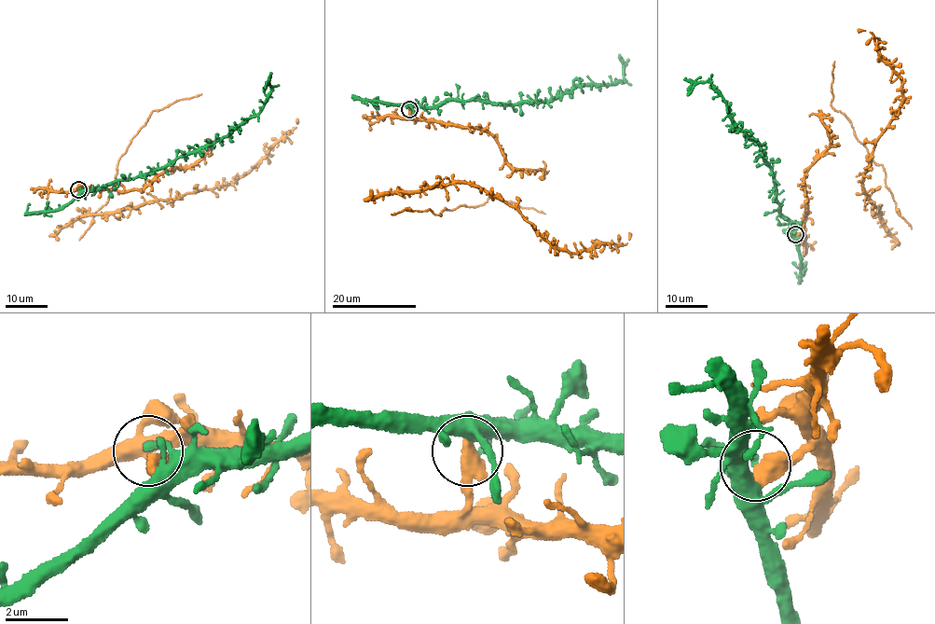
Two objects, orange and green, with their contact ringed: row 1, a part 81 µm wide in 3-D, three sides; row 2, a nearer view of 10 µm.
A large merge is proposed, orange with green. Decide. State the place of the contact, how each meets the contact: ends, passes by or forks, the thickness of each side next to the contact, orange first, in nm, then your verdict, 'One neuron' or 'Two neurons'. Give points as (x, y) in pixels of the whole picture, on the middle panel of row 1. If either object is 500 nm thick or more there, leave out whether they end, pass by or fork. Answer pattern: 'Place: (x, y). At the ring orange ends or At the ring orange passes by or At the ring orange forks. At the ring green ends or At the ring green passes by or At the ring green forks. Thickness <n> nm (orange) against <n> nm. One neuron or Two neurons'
Place: (409, 109). Thickness 550 nm (orange) against 200 nm. One neuron

